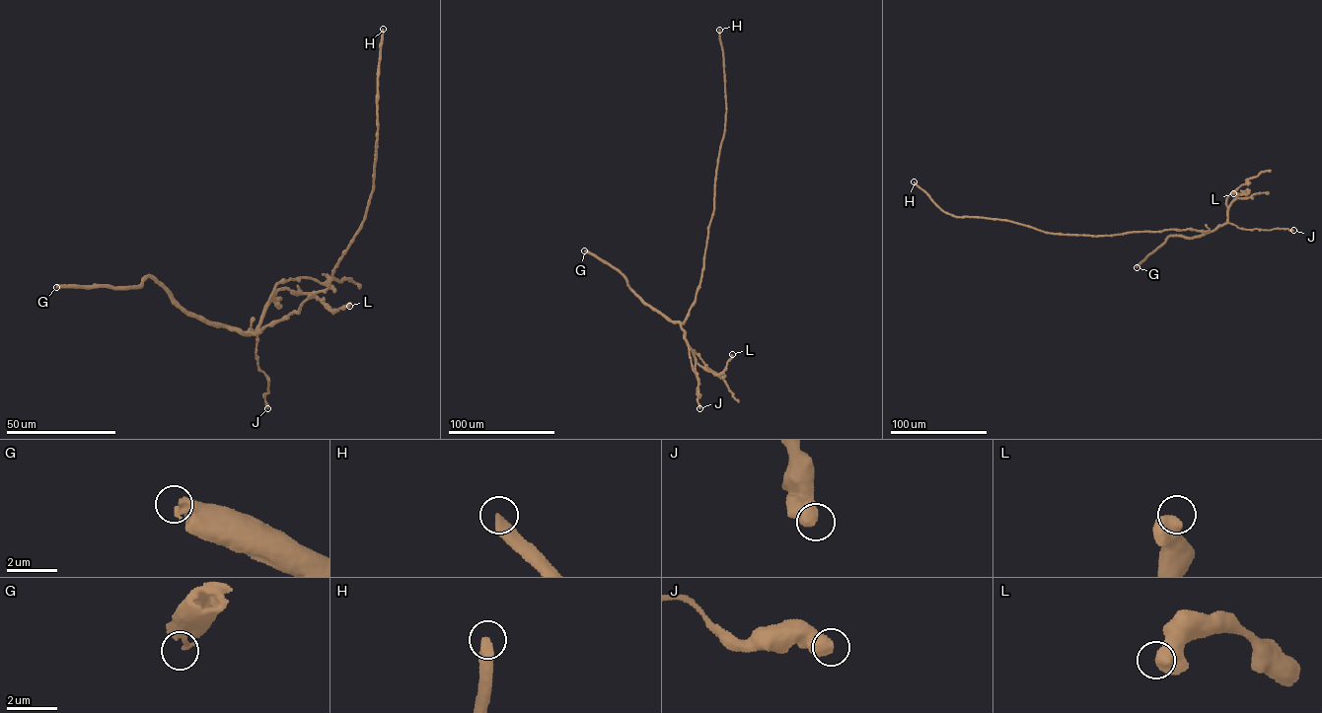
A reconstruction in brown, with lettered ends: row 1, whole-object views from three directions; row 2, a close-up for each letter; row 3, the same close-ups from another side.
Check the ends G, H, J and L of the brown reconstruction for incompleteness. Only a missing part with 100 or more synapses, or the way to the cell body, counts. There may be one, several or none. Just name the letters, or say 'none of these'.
H

